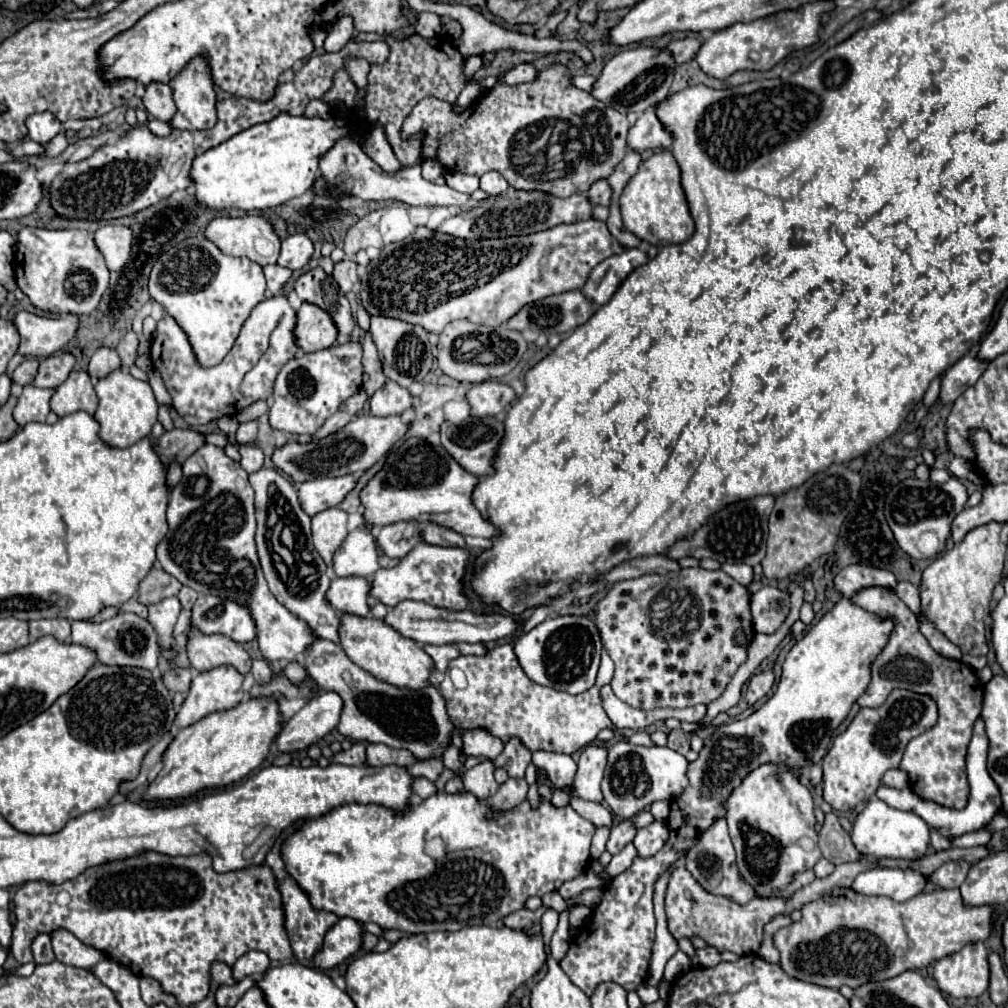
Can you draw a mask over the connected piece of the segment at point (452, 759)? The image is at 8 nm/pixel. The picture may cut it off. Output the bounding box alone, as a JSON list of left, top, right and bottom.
[444,745,464,777]

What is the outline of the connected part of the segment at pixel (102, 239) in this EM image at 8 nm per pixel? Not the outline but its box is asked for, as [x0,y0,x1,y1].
[94,225,132,271]

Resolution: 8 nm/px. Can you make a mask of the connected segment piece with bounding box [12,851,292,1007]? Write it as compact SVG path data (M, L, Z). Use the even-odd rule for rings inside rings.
M154 851L88 867L76 879L64 881L62 885L30 881L14 893L16 927L12 933L12 955L18 963L30 963L32 939L38 933L50 933L58 927L66 927L82 943L92 945L106 957L130 967L134 975L158 979L166 993L172 993L182 1007L190 1007L208 995L210 965L214 961L222 961L232 967L240 955L252 949L266 953L270 961L286 961L292 957L292 947L288 945L288 935L284 929L284 907L278 881L280 879L266 863L216 873L208 853L170 857ZM60 891L68 891L72 897L66 907L56 905L56 895Z

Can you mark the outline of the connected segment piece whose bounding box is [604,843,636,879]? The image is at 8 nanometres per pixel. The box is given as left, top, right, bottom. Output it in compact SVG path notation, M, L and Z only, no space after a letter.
M630 843L630 845L626 845L620 853L616 853L614 857L612 857L612 861L604 867L604 871L610 875L610 879L612 877L616 877L616 875L620 875L622 871L626 871L630 865L632 865L632 861L636 859L636 851L634 851L634 845Z

